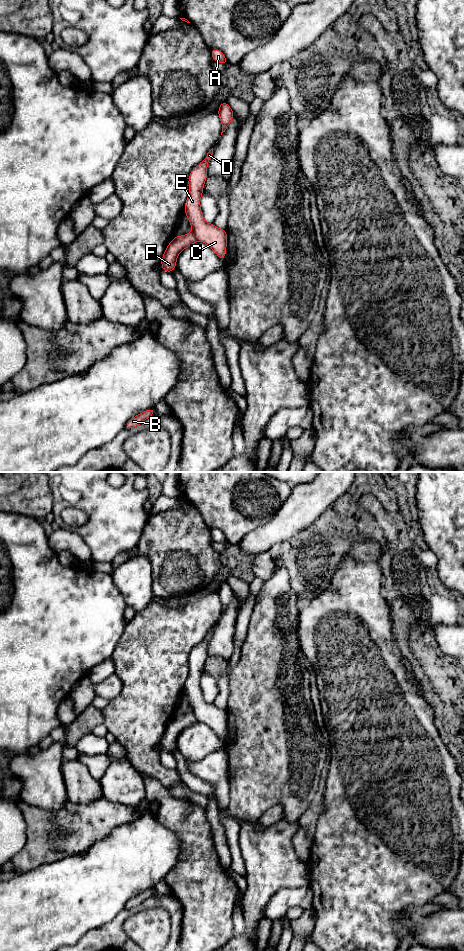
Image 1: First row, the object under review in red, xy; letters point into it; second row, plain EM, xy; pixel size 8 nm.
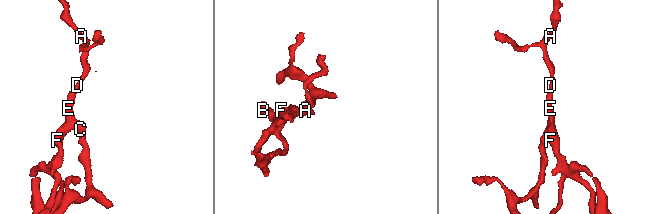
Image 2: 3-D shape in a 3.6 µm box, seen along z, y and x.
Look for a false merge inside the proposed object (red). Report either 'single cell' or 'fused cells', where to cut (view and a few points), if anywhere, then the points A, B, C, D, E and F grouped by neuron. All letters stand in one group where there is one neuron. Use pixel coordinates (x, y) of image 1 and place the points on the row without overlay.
fused cells | xy (192, 710), (197, 720) | A C D E / B F

